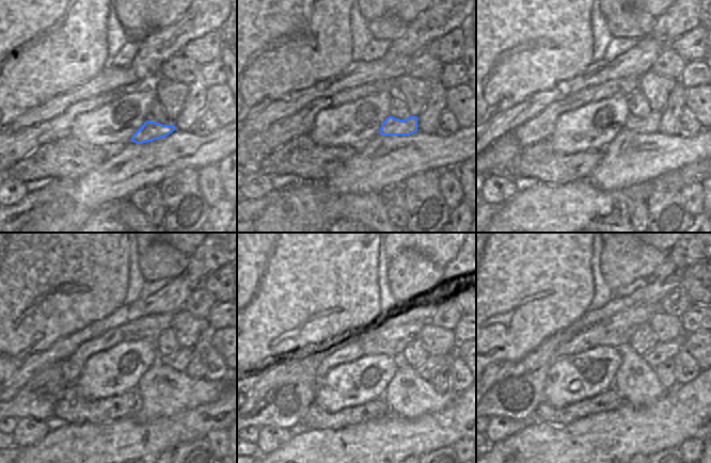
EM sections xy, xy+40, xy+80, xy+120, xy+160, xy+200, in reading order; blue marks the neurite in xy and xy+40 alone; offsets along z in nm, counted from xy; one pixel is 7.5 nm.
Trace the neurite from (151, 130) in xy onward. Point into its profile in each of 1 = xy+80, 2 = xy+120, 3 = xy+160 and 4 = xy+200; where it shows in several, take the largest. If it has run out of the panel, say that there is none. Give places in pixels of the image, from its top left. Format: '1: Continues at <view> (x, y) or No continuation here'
1: Continues at xy+80 (649, 124)
2: Continues at xy+120 (177, 360)
3: Continues at xy+160 (413, 357)
4: Continues at xy+200 (661, 352)

